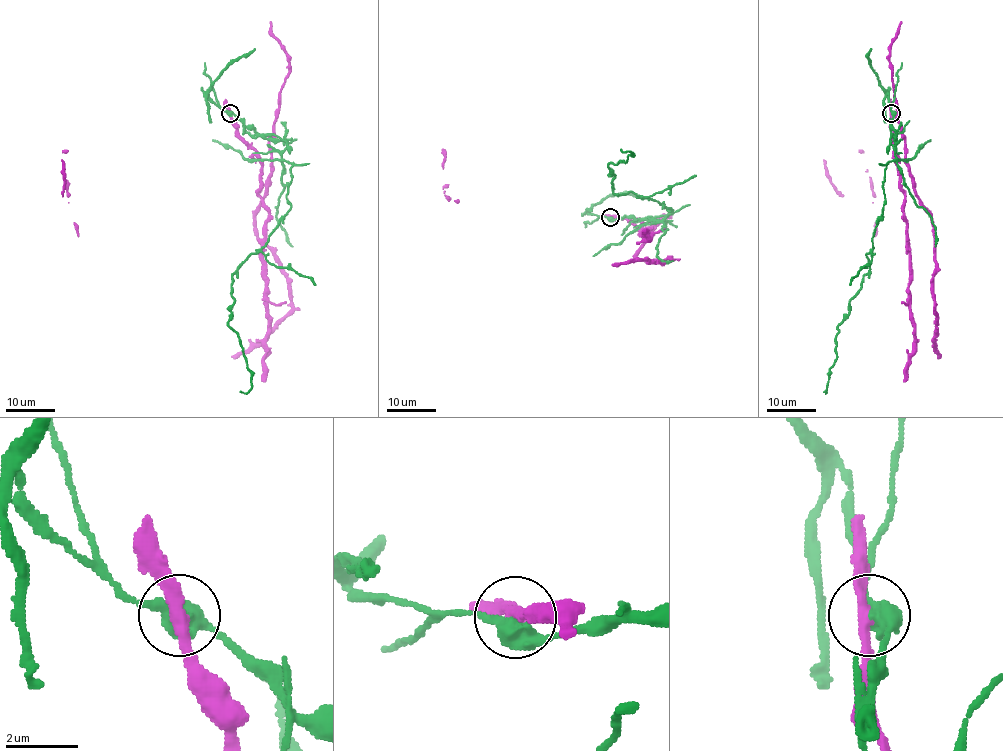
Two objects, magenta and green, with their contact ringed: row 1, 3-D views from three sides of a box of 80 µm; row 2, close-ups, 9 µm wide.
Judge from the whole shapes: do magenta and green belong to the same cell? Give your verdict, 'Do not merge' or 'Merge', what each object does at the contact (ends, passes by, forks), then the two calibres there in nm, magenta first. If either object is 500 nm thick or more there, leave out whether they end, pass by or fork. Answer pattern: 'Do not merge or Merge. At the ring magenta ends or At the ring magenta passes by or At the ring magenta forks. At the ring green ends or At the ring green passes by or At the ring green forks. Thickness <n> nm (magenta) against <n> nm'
Do not merge. At the ring magenta passes by. At the ring green passes by. Thickness 320 nm (magenta) against 480 nm

